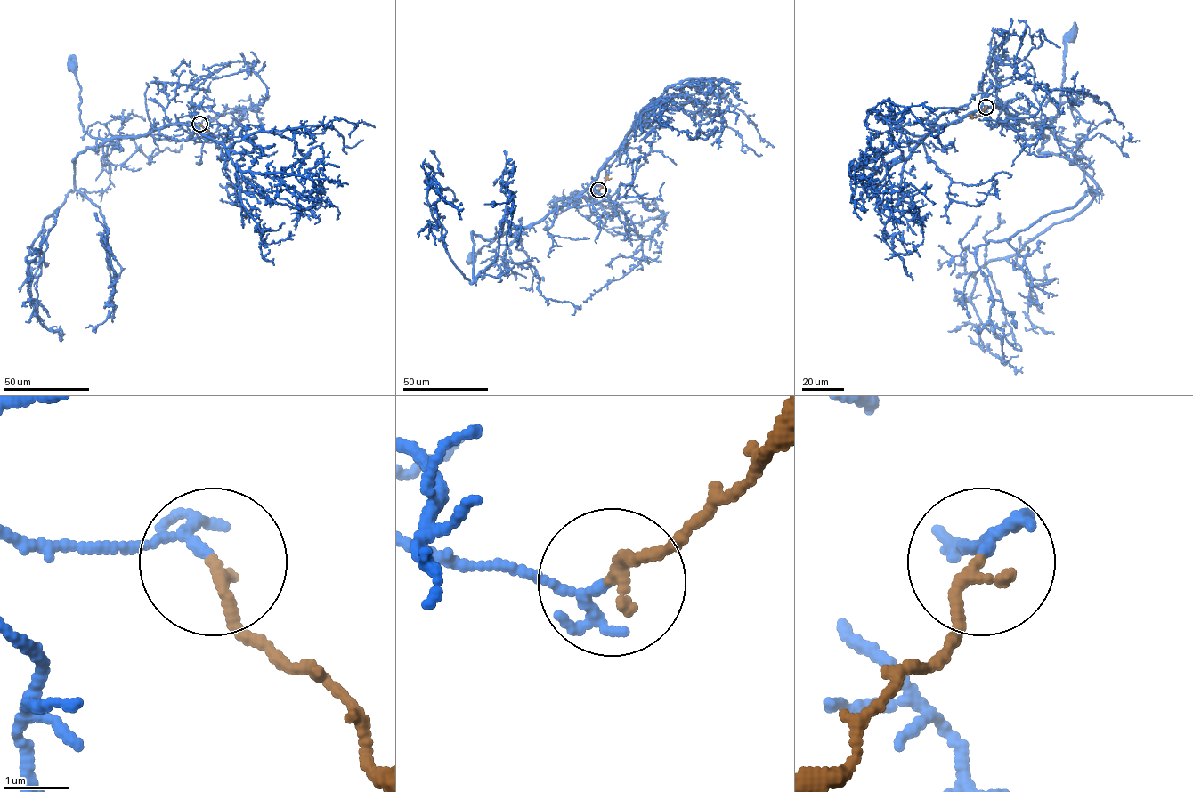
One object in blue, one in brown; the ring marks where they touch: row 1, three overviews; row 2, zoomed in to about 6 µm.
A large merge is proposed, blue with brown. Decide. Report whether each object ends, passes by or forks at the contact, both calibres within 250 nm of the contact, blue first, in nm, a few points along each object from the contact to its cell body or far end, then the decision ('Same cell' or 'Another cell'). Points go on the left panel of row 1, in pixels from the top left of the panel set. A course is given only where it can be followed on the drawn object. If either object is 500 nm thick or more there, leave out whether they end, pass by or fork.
At the ring blue forks. At the ring brown ends. Thickness 90 nm (blue) against 200 nm. Course of blue: (199, 123), (171, 124), (137, 136), (93, 138), (81, 124), (78, 104), (81, 101), (81, 87), (73, 67). Course of brown: (199, 124), (206, 132), (212, 133). Same cell

